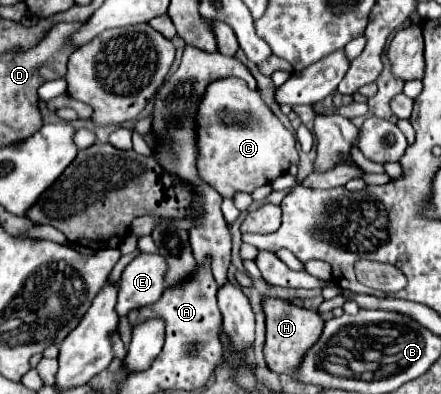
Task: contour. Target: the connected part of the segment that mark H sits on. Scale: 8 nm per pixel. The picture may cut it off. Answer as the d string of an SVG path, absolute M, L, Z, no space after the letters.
M264 297L262 309L266 315L266 343L264 343L264 359L270 371L274 373L292 373L302 361L304 353L314 345L324 329L324 321L316 311L308 311L294 303L276 297Z

